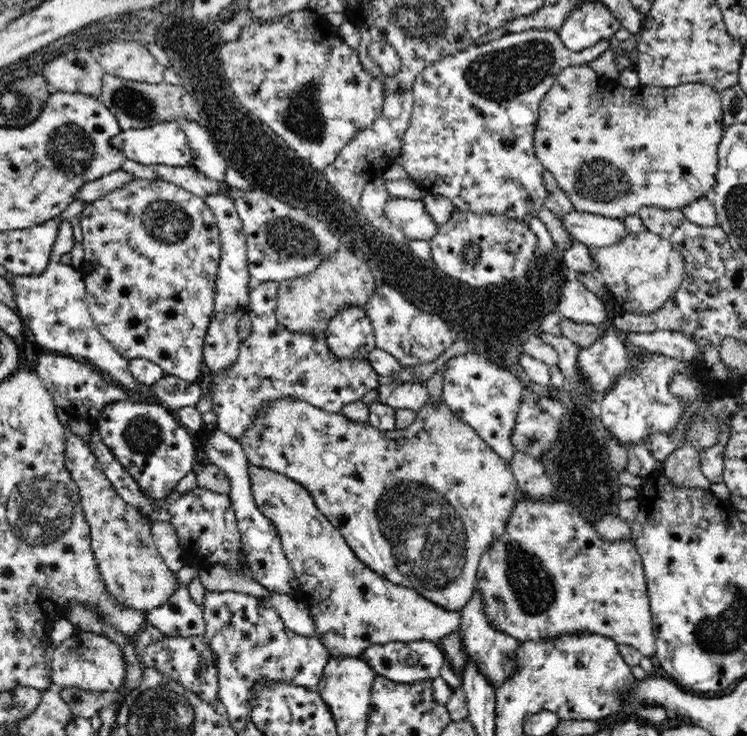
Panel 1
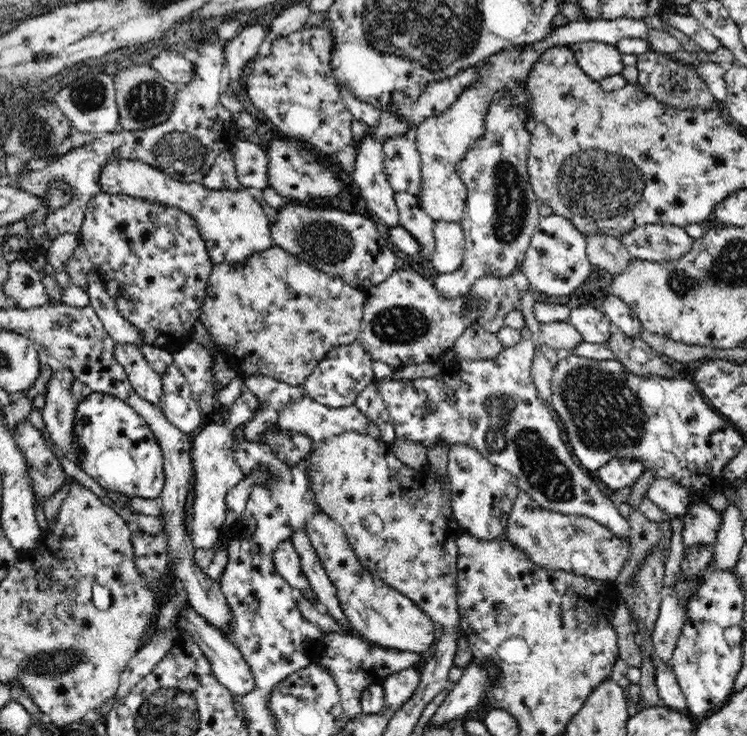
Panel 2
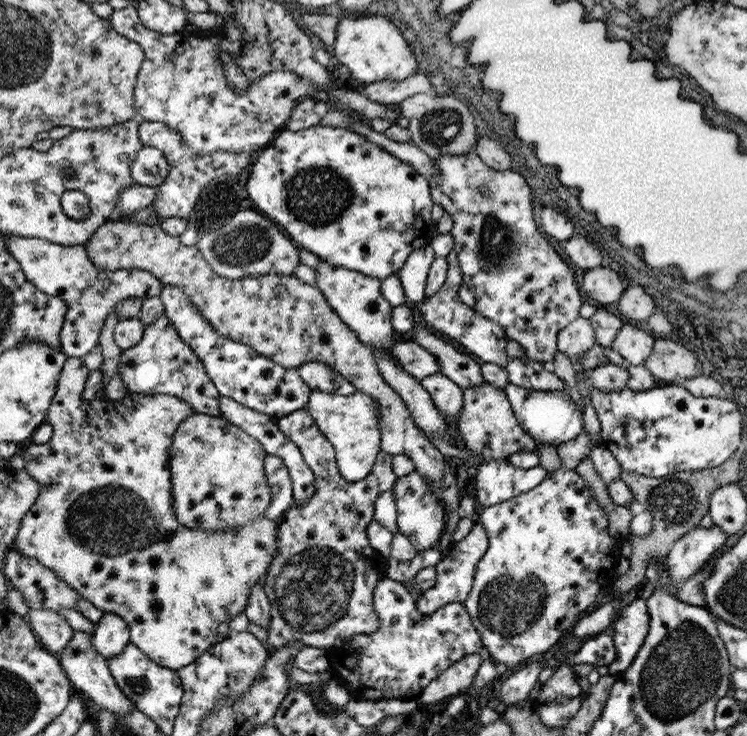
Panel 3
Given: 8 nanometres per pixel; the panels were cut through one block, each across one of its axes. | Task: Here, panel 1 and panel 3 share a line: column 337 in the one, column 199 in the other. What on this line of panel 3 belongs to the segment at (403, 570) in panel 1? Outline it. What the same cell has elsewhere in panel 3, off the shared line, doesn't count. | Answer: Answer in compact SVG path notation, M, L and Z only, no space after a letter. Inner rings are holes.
M191 414L171 438L169 474L175 516L191 528L235 528L261 518L271 504L271 488L263 476L265 450L247 432L231 426L223 416Z

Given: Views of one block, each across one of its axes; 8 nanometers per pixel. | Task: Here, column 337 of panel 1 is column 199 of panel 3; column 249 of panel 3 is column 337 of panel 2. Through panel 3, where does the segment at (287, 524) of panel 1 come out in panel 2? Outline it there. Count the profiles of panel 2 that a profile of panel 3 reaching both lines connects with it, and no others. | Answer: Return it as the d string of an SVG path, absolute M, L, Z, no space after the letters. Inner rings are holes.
M314 514L306 524L306 534L326 570L332 584L336 586L336 596L340 598L340 608L352 624L354 630L362 634L362 640L376 642L376 646L384 650L398 652L414 652L426 654L434 644L434 620L430 620L412 600L404 598L402 592L392 590L386 582L382 582L374 572L364 568L360 558L356 556L344 528L332 520L328 514Z

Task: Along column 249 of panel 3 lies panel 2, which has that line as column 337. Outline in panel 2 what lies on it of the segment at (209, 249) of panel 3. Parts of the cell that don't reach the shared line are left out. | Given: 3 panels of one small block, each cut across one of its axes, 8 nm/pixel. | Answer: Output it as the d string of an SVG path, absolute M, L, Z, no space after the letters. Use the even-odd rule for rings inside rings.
M286 204L280 208L280 224L270 226L274 246L290 252L298 260L318 268L324 274L342 278L348 286L362 290L374 284L382 284L396 268L396 254L388 248L384 236L376 224L360 214L346 214L334 208L312 208Z

